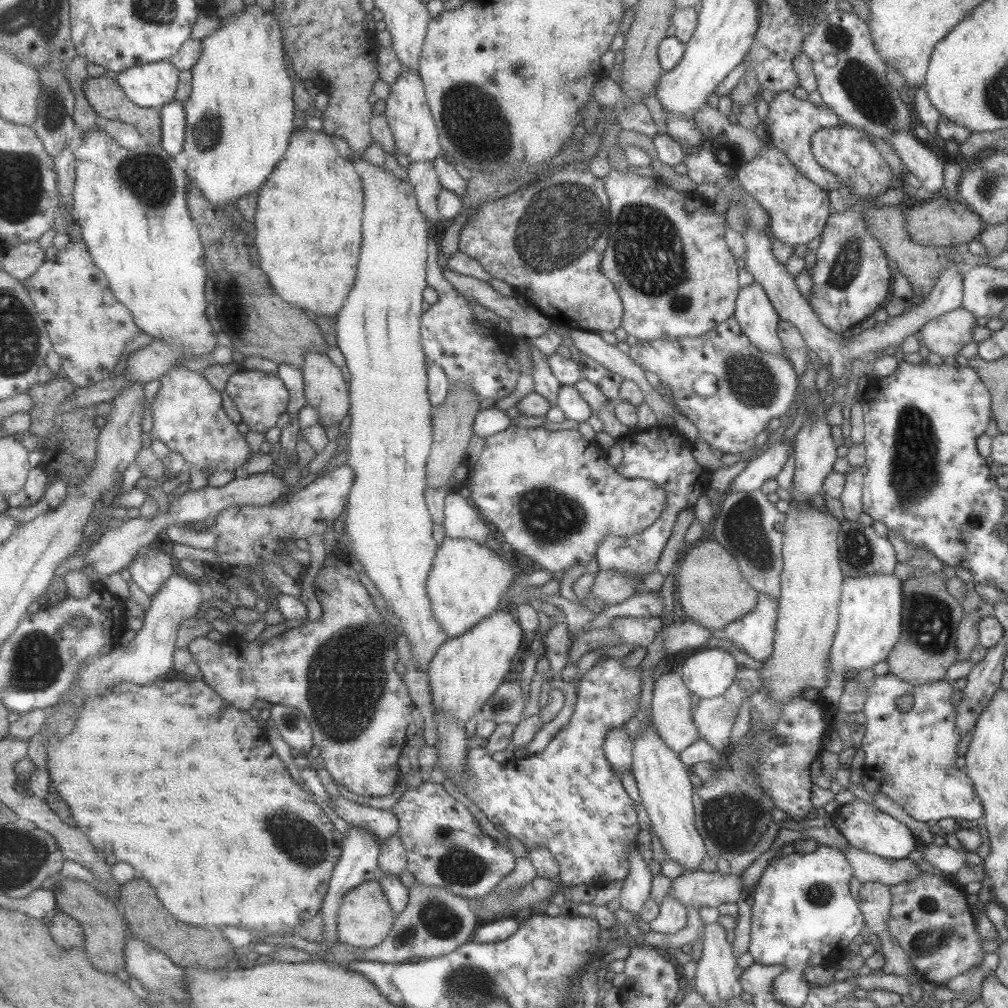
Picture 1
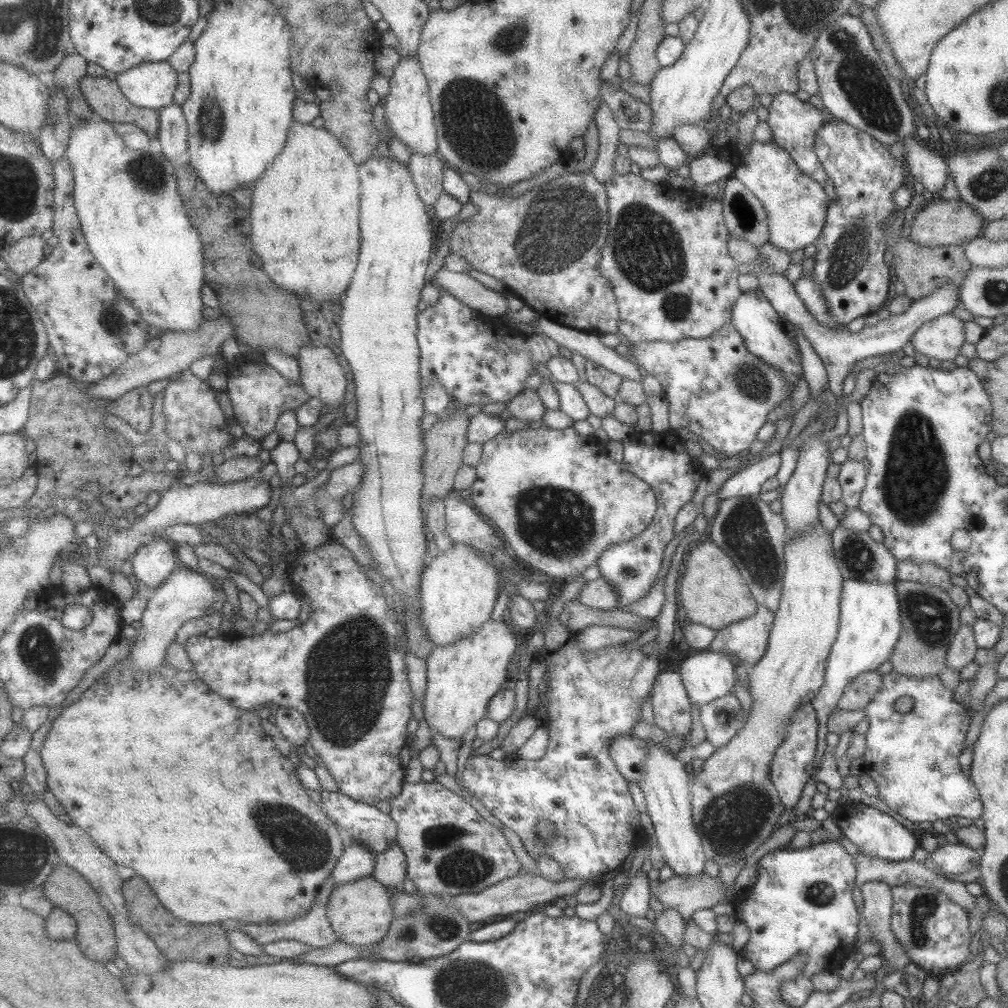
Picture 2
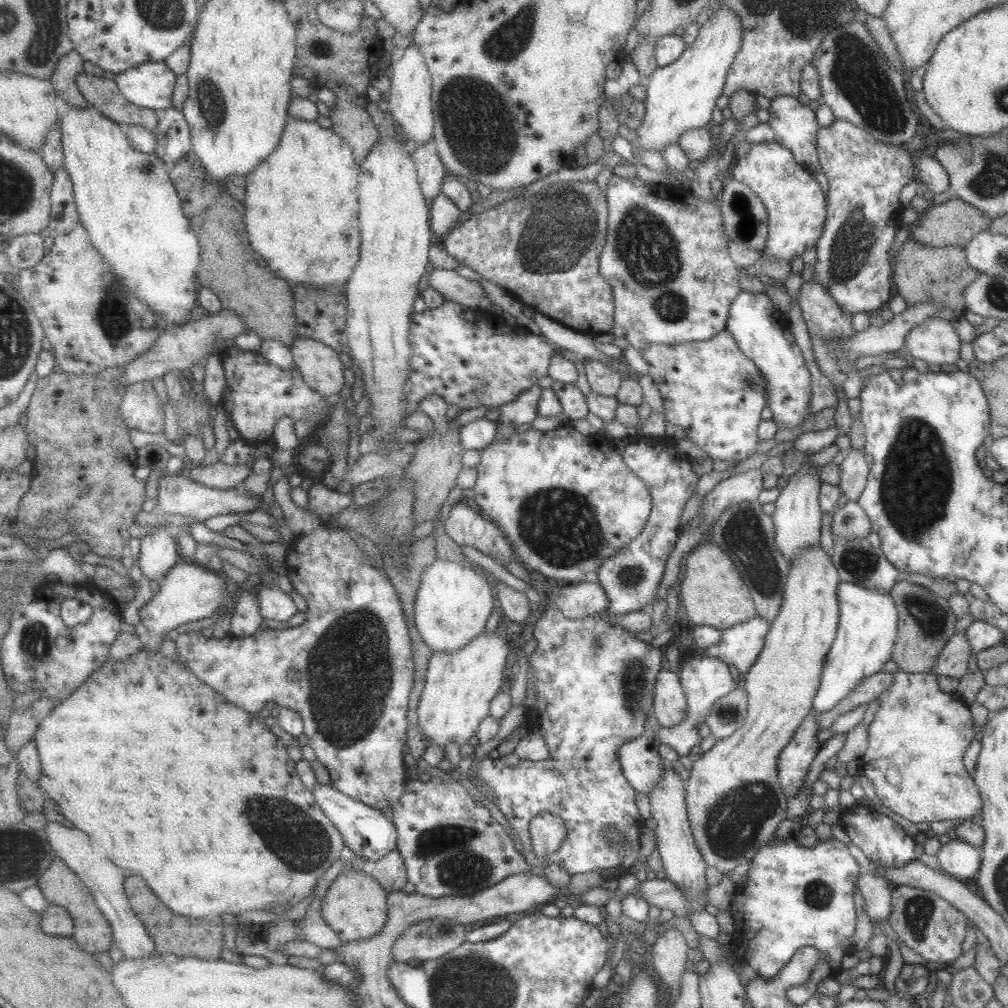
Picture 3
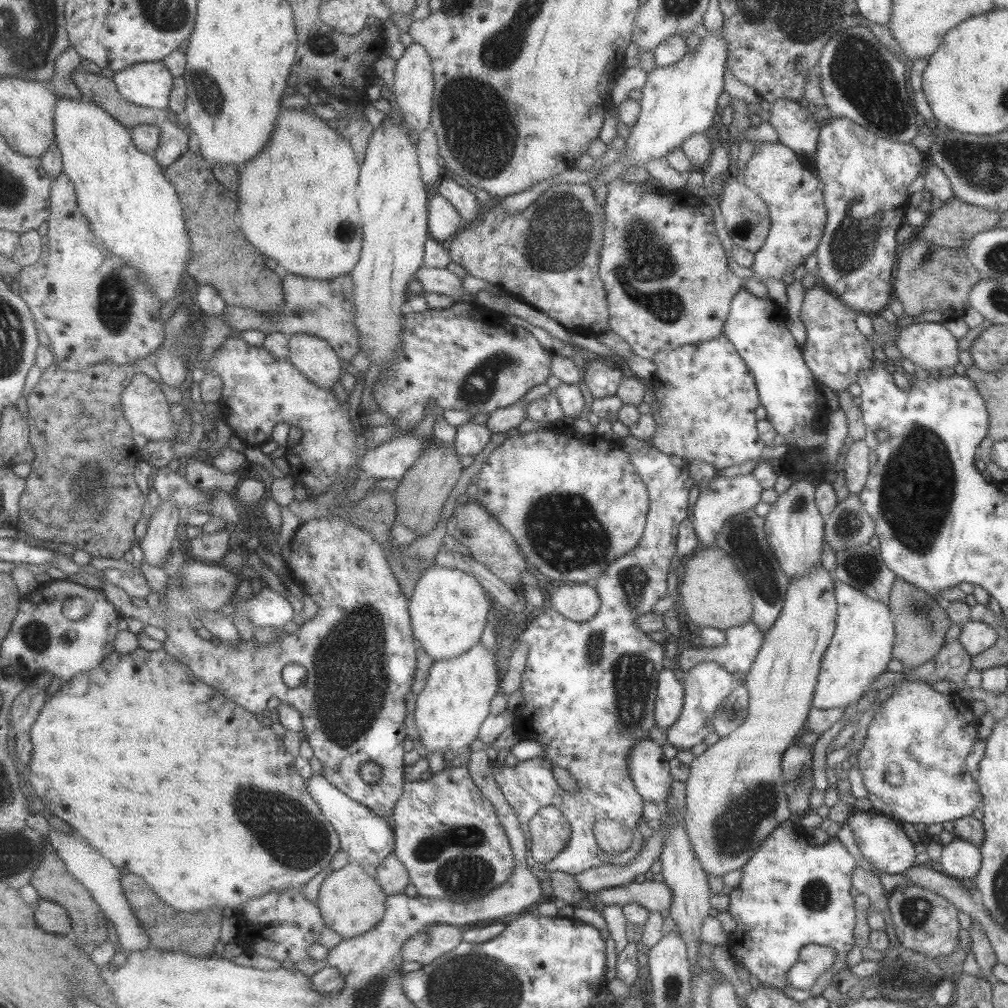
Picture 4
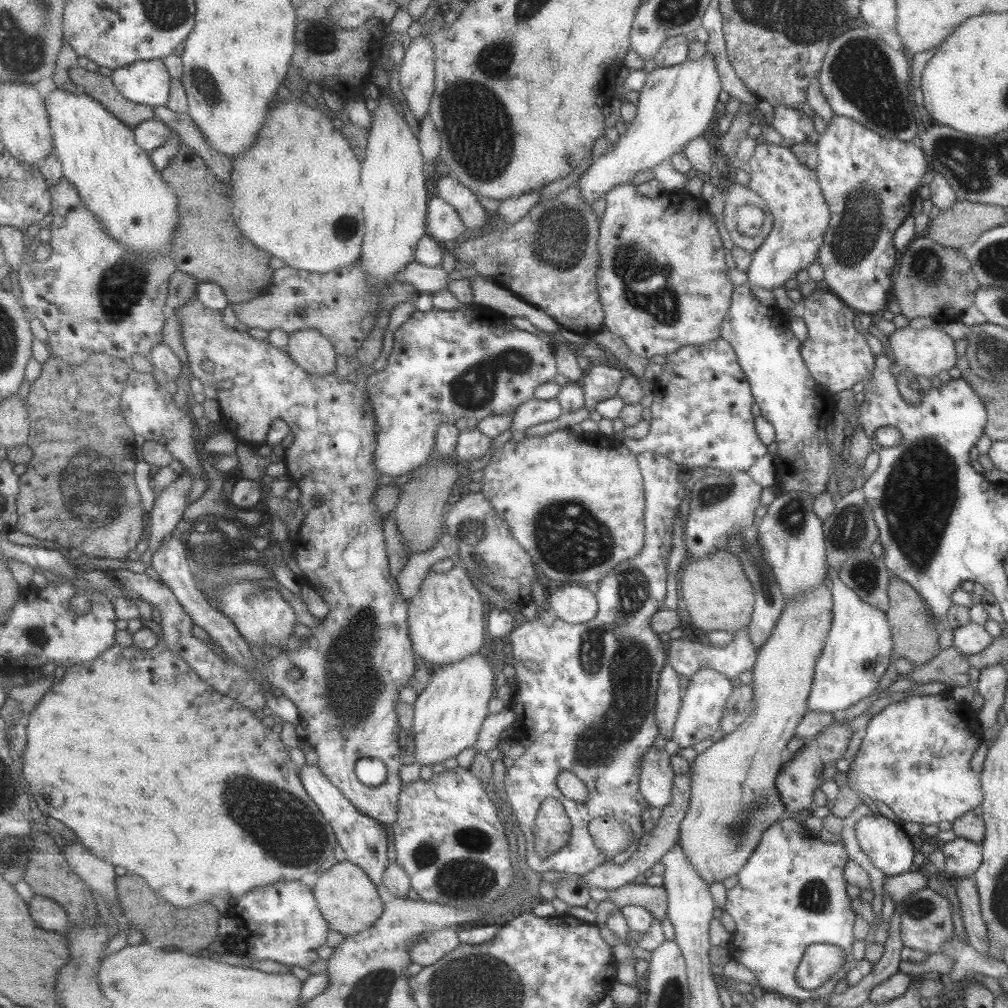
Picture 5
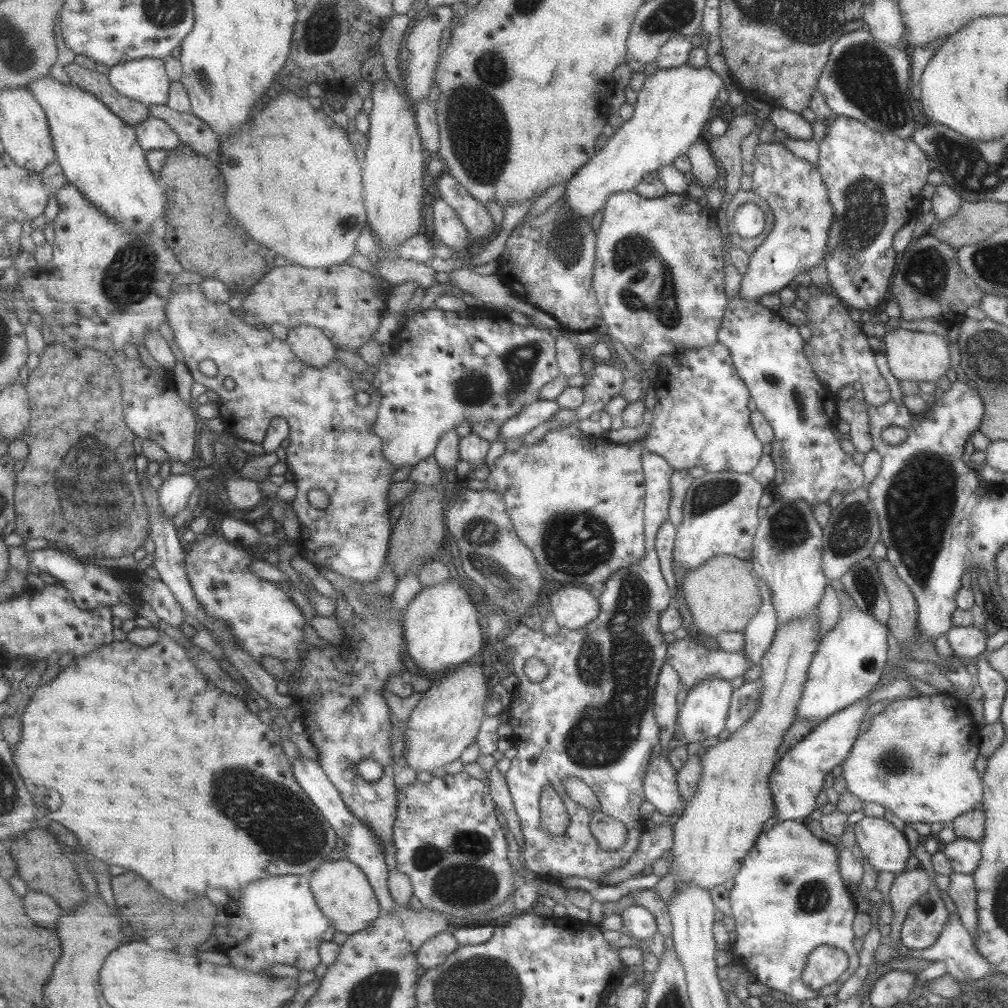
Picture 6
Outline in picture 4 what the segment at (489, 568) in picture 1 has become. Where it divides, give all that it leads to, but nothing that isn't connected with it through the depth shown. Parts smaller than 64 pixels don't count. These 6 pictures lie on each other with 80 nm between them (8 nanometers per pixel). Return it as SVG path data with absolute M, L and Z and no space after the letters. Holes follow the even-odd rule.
M429 566L420 573L408 600L413 639L431 660L455 658L479 642L489 607L491 597L472 575L457 568Z

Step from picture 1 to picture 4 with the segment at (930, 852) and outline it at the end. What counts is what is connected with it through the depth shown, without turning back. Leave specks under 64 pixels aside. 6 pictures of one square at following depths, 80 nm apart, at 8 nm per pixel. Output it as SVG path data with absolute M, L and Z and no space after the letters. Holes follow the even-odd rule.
M955 838L942 846L941 873L955 879L971 879L977 875L981 863L980 846Z

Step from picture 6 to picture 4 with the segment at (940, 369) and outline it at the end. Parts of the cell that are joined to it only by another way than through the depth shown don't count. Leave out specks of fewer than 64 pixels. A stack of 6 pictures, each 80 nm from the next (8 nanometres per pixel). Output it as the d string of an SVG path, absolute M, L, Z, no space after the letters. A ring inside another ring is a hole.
M912 322L896 332L894 345L914 366L925 371L953 368L958 361L957 339L935 322Z

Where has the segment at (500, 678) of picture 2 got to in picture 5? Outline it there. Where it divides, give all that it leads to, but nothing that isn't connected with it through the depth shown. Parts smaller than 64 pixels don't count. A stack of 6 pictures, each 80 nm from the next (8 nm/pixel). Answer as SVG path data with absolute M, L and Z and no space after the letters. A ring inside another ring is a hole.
M476 652L466 656L459 662L441 664L433 668L427 686L416 696L413 707L411 730L413 730L413 760L420 766L431 766L436 762L443 762L446 758L457 756L464 748L473 746L480 726L488 712L488 700L494 696L495 671L488 659L481 653Z

